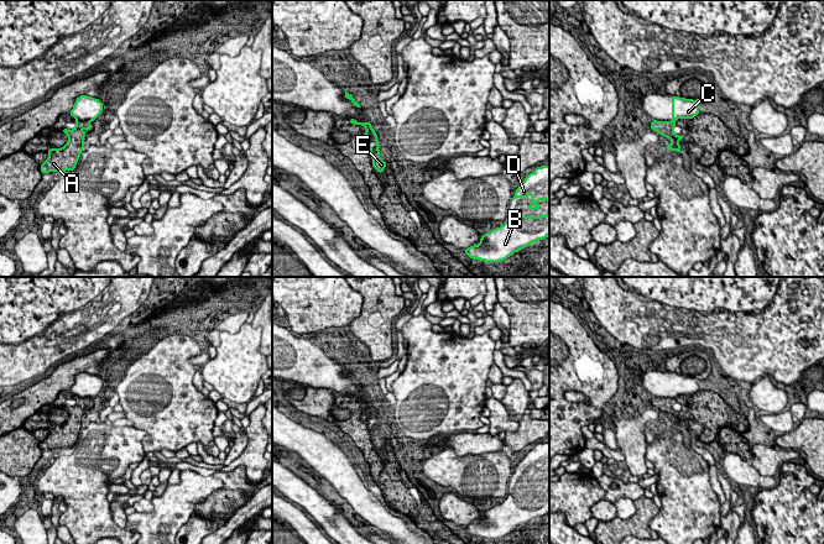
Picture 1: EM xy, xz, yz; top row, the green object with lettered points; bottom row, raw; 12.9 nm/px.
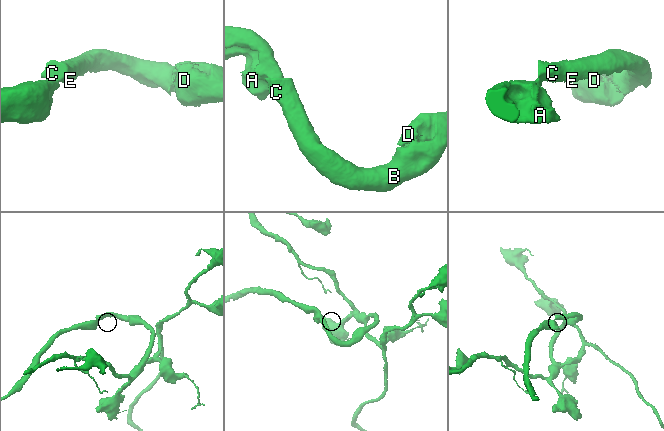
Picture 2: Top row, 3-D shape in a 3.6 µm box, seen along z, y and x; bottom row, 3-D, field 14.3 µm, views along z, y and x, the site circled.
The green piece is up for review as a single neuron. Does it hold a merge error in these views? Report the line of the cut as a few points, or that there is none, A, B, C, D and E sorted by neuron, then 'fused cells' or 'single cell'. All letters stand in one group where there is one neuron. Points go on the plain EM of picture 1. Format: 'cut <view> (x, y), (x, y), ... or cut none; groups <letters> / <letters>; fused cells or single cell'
cut xy (78, 396), (88, 398); groups A / B C D E; fused cells

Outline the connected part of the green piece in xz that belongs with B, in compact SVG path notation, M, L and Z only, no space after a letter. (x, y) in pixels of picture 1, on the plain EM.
M549 486L547 492L507 492L506 499L481 512L480 521L468 524L465 530L473 537L499 539L517 527L549 513Z

